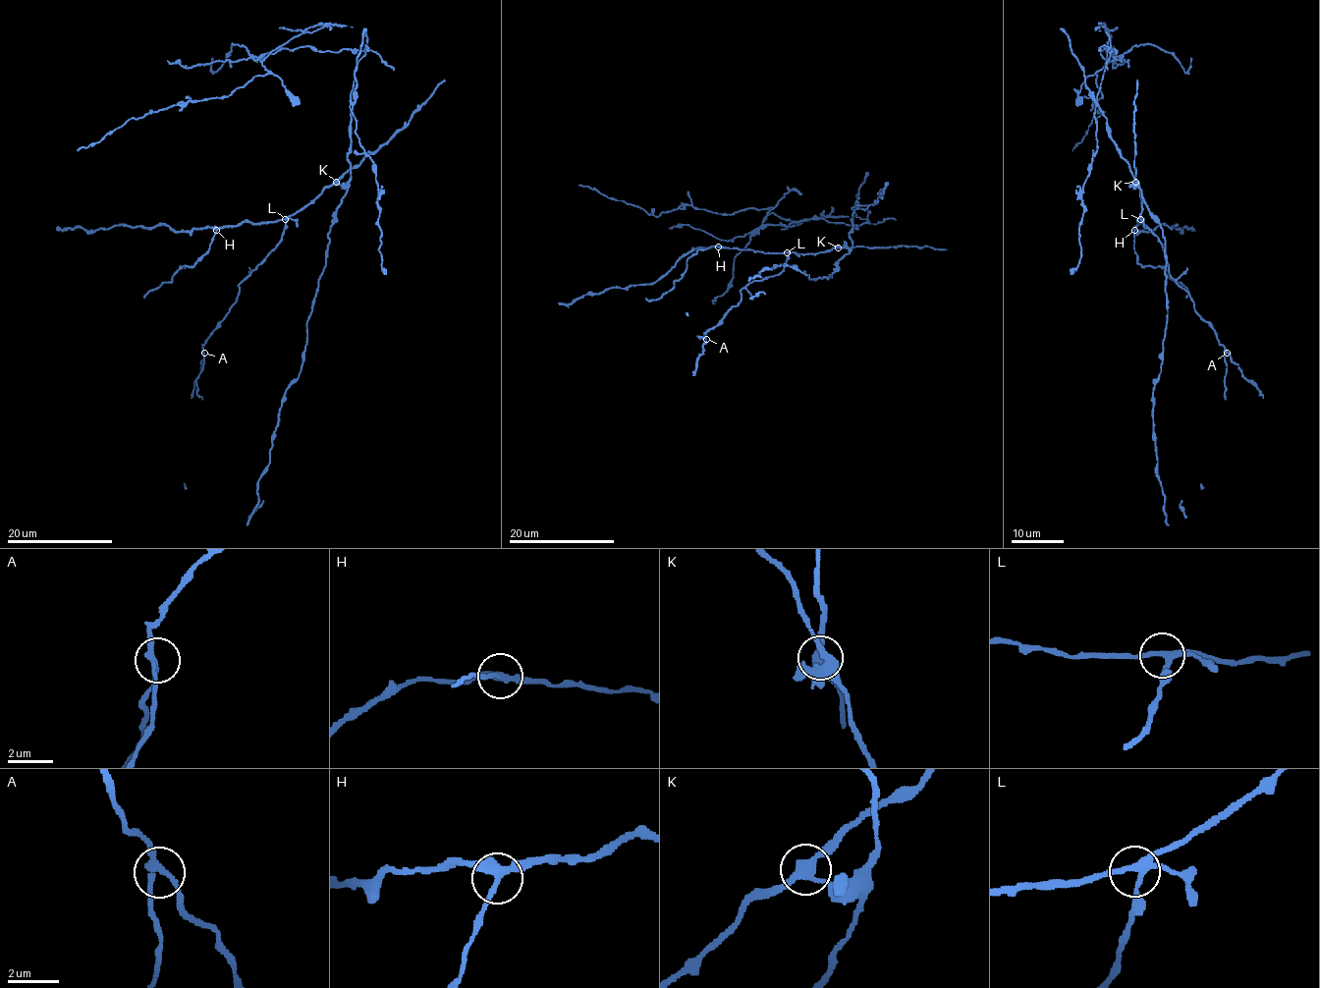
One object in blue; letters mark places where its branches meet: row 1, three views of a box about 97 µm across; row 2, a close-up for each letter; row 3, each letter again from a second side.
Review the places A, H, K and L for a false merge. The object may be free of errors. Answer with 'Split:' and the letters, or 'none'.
Split: K

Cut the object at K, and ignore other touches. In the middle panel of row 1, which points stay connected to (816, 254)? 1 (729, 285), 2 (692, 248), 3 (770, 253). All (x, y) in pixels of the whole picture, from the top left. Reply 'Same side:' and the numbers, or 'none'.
Same side: 2, 3

